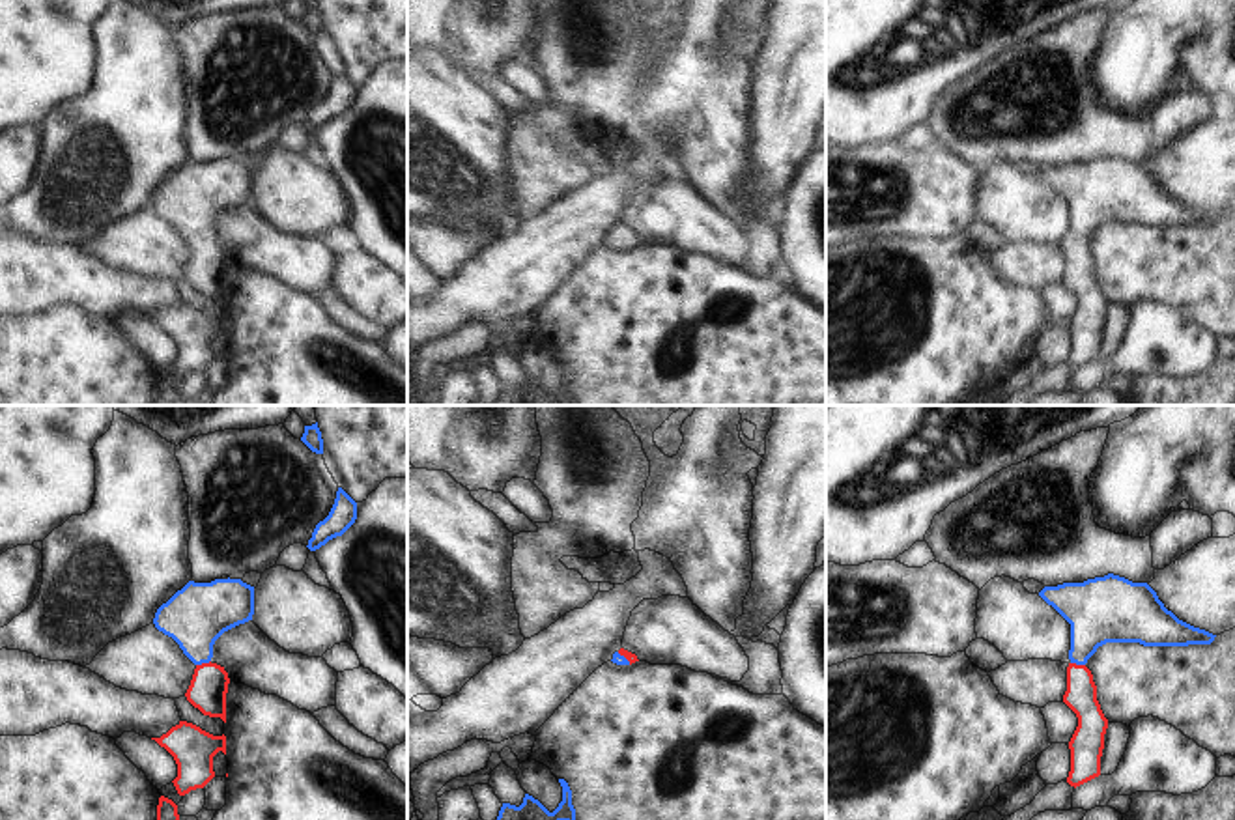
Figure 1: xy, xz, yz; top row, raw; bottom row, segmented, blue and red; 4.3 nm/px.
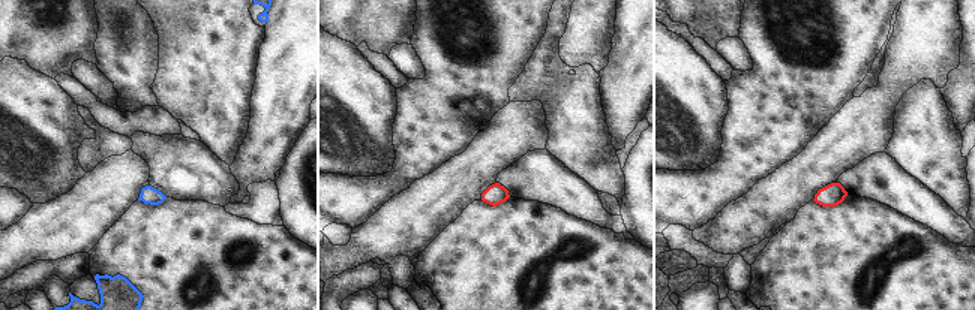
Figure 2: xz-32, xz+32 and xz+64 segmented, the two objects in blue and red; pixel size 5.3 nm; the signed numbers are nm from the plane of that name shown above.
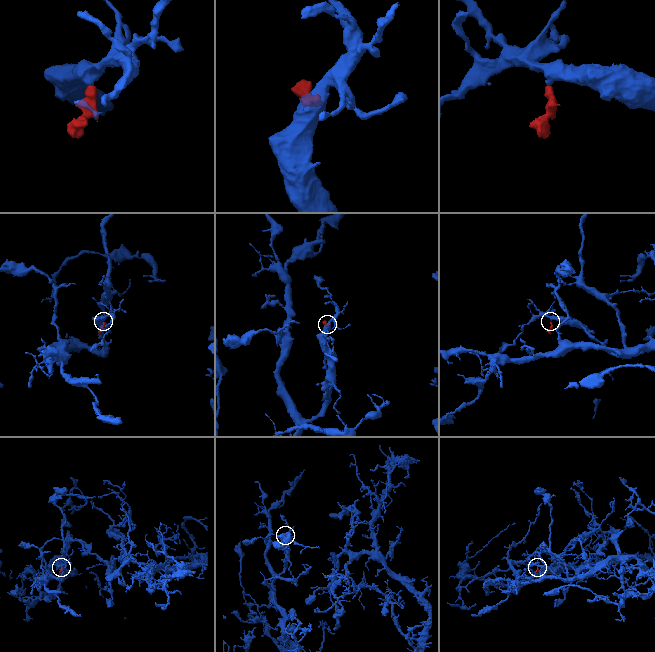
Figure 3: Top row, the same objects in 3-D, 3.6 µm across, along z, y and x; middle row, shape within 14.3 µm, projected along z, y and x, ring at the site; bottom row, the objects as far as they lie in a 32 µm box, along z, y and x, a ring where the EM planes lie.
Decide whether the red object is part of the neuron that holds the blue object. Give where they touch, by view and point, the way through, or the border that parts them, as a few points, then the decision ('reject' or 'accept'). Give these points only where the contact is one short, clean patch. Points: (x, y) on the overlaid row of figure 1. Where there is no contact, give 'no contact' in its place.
xy (202, 662) | across xy (195, 617), (202, 662), (208, 688) | accept

